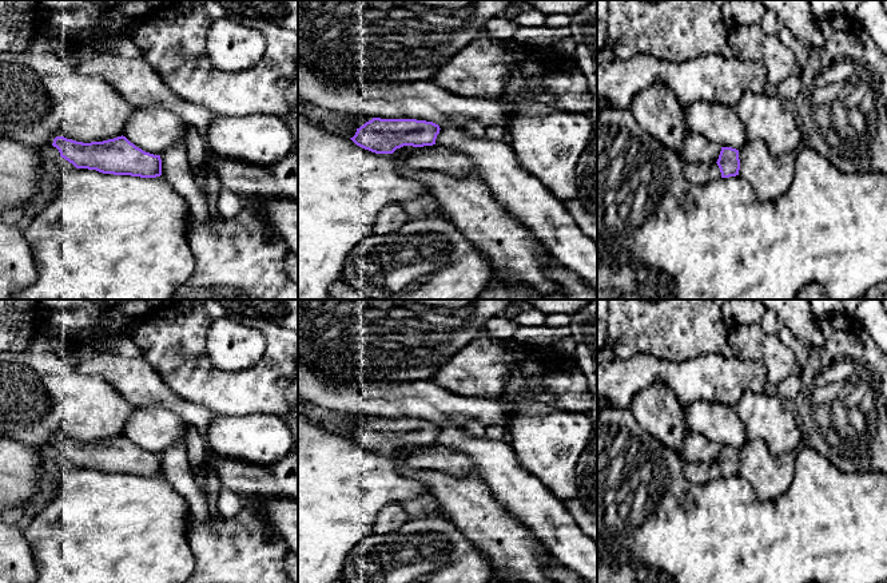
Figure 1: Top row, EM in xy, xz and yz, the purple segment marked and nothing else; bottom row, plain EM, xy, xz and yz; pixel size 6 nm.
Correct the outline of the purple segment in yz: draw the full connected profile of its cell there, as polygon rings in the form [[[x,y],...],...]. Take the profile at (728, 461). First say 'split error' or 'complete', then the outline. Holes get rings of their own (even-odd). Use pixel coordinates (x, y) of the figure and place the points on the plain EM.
split error; [[[721,447],[719,459],[713,463],[688,463],[683,460],[684,476],[689,483],[705,484],[719,477],[739,475],[739,449]]]

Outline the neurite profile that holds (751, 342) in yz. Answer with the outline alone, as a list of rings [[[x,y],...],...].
[[[759,324],[728,326],[727,341],[735,349],[736,357],[760,361],[764,365],[772,392],[781,381],[800,373],[792,349],[776,334],[767,334]]]

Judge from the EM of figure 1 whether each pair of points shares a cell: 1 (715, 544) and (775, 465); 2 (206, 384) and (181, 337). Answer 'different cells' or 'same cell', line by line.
1: different cells
2: same cell

